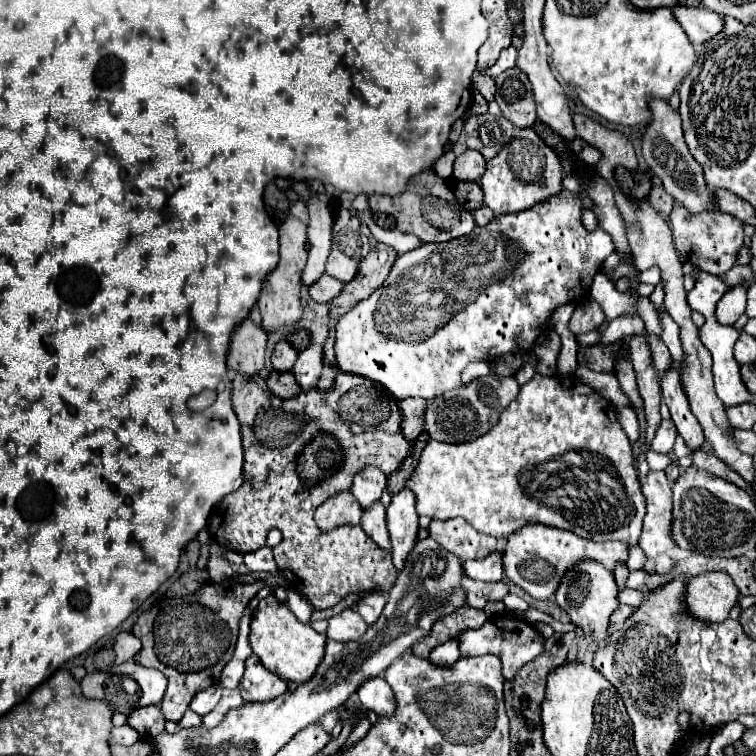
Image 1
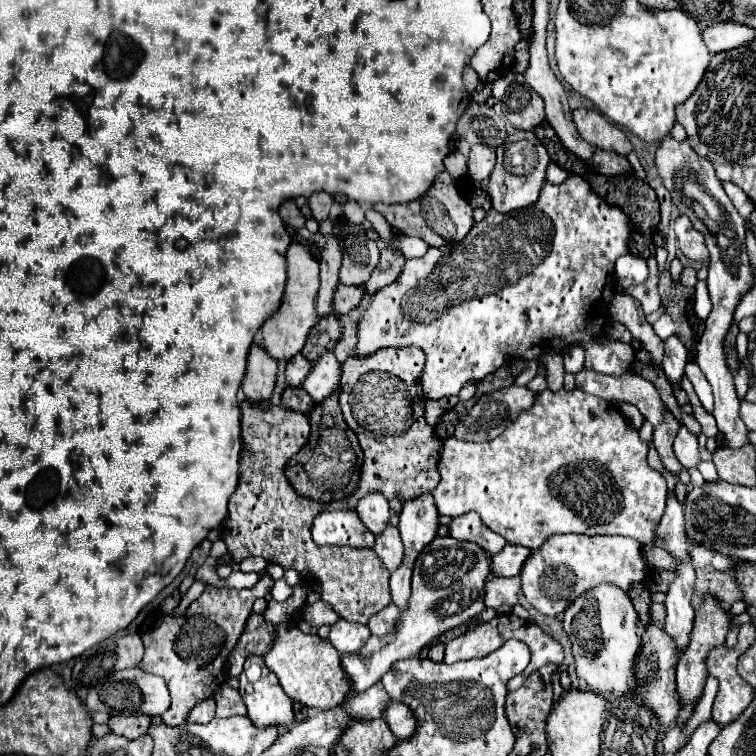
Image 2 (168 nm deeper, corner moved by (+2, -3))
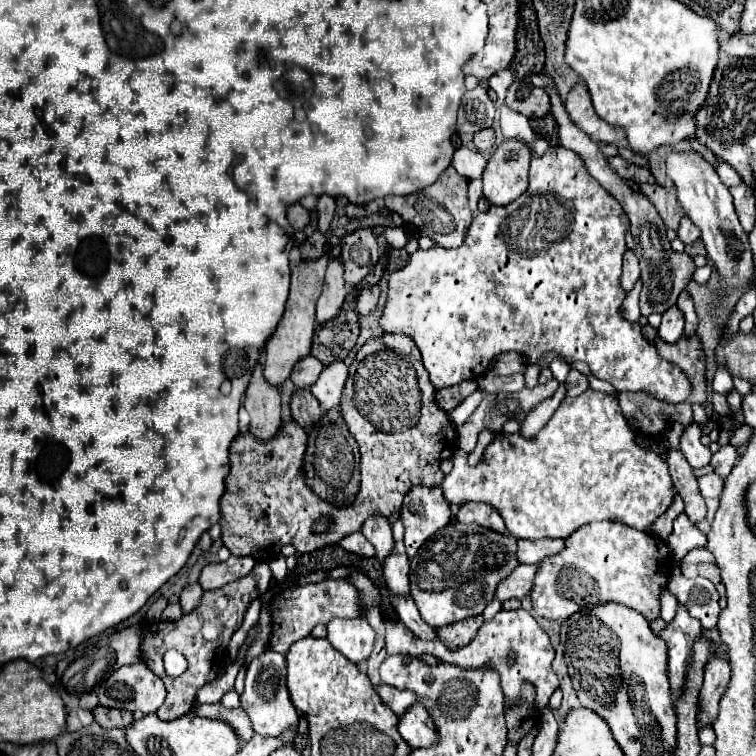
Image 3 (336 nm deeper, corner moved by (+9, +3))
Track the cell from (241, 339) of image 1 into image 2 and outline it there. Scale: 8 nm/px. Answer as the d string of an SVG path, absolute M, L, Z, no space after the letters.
M252 344L250 352L248 352L248 360L246 360L246 376L242 380L244 396L250 400L270 400L272 388L276 382L276 366L278 366L278 362L270 360L270 354L264 348L260 348L258 344Z

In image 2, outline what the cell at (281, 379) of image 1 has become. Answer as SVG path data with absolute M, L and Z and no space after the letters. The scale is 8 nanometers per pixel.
M286 386L284 392L282 392L282 406L290 408L290 410L296 410L296 412L302 412L302 414L308 414L314 406L314 400L306 394L304 388Z

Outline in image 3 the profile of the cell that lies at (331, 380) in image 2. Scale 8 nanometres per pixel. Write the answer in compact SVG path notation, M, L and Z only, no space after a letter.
M333 362L321 372L319 380L309 388L311 394L321 402L323 410L339 408L347 374L349 374L349 368L345 366L345 362Z

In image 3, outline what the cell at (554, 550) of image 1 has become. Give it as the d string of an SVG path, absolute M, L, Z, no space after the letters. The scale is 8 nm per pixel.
M593 522L587 526L581 526L577 532L573 532L567 538L567 548L551 558L545 558L539 564L539 572L535 576L535 584L531 590L531 602L535 614L547 618L547 620L567 620L579 610L589 610L591 606L603 604L603 602L617 602L627 608L637 610L643 614L649 622L657 620L661 614L661 594L667 590L667 578L671 574L671 552L663 552L665 542L661 538L655 538L647 532L631 530L629 526L623 526L621 522Z

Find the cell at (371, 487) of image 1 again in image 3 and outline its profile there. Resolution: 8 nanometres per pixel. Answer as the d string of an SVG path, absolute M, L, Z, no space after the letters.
M371 516L365 520L361 532L365 534L365 538L375 546L375 556L379 562L383 562L387 558L387 554L391 554L393 546L395 546L395 538L391 532L391 524L387 522L387 518L383 516Z

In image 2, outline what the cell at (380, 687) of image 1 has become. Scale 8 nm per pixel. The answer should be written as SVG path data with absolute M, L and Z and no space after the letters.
M390 700L390 704L386 706L386 712L382 712L382 718L386 720L386 724L390 726L392 734L396 738L410 738L416 730L416 718L410 712L410 708L402 702L394 702Z

